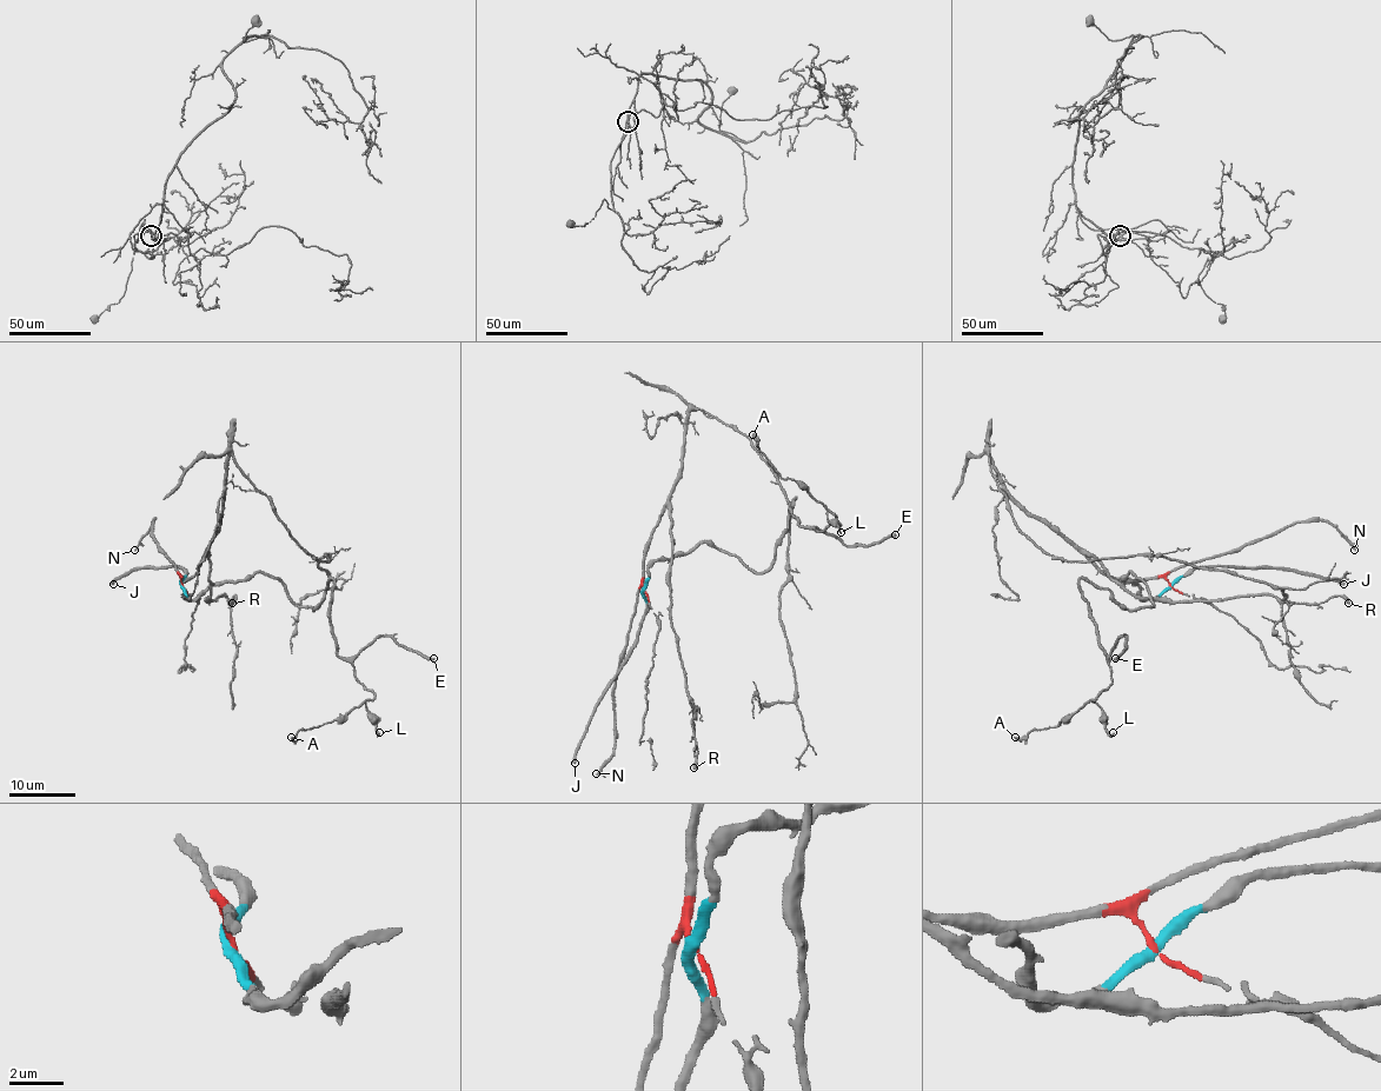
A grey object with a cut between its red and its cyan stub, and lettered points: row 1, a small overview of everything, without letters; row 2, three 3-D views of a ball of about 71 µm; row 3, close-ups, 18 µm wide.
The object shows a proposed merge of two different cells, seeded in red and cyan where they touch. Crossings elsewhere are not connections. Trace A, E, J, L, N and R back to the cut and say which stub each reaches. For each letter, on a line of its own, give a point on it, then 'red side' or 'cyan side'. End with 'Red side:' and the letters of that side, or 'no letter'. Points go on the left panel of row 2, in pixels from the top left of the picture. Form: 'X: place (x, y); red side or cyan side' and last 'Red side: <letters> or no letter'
A: place (291, 737); cyan side
E: place (433, 658); cyan side
J: place (113, 584); cyan side
L: place (379, 732); cyan side
N: place (134, 550); red side
R: place (232, 603); red side
Red side: N, R

